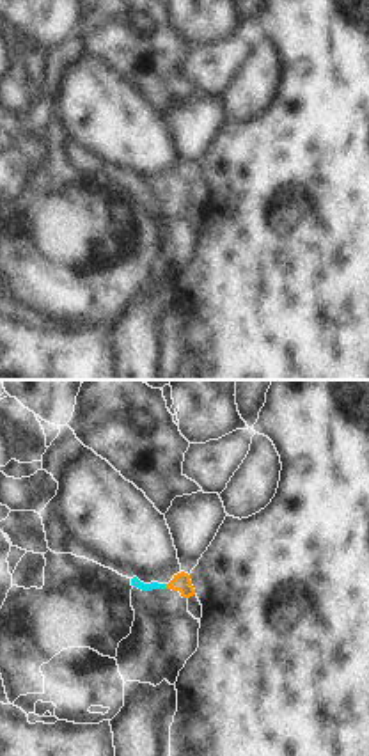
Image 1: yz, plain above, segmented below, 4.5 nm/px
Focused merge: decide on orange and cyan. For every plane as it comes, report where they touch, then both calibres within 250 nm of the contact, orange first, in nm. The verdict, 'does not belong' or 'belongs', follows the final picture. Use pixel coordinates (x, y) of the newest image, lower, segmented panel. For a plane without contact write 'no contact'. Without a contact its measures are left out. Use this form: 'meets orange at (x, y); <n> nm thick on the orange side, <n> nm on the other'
meets orange at (165, 586); 90 nm thick on the orange side, 50 nm on the other

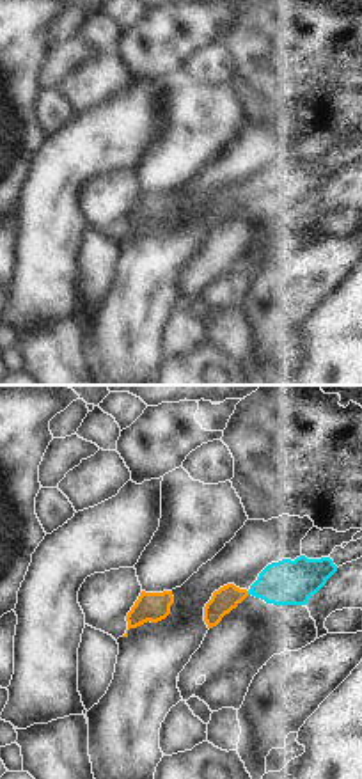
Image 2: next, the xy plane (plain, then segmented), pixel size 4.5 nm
no contact

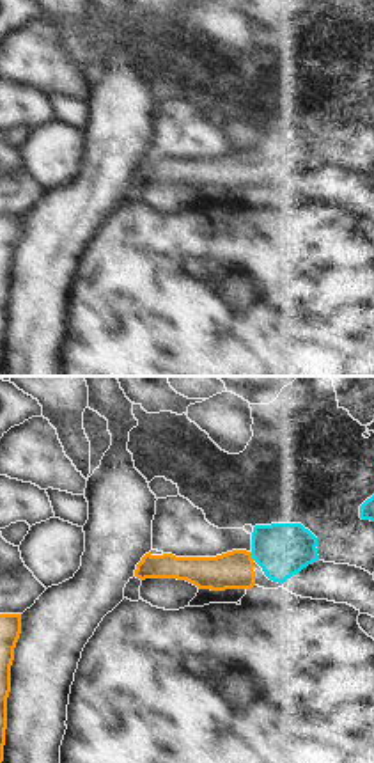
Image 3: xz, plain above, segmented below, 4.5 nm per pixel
meets orange at (250, 556); 180 nm thick on the orange side, 240 nm on the other

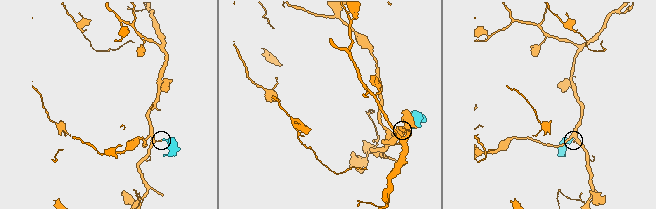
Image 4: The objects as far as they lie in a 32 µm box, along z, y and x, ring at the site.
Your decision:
belongs

